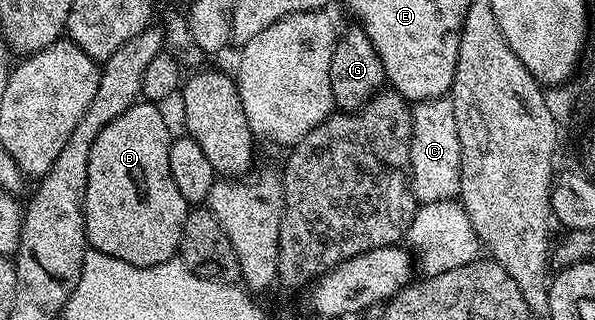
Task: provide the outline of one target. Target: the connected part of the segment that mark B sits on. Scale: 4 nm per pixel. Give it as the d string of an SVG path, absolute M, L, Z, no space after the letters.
M145 99L139 100L124 115L116 115L100 135L96 135L96 143L92 143L92 152L88 154L88 183L86 184L86 240L89 248L100 251L104 255L112 255L112 259L124 259L124 263L132 263L136 267L156 267L165 261L175 260L178 252L178 244L184 231L184 219L188 212L188 206L184 195L176 187L176 182L172 179L172 167L168 167L168 151L172 140L170 125L166 122L166 117L161 113L157 104Z

